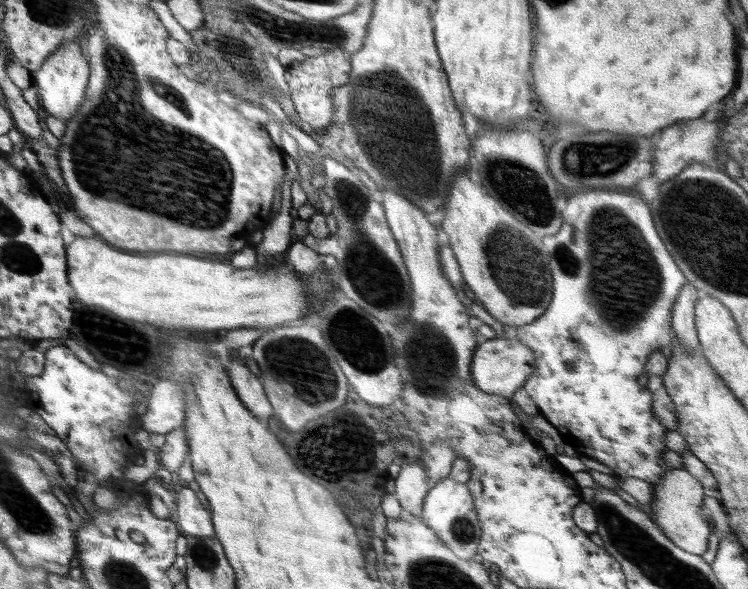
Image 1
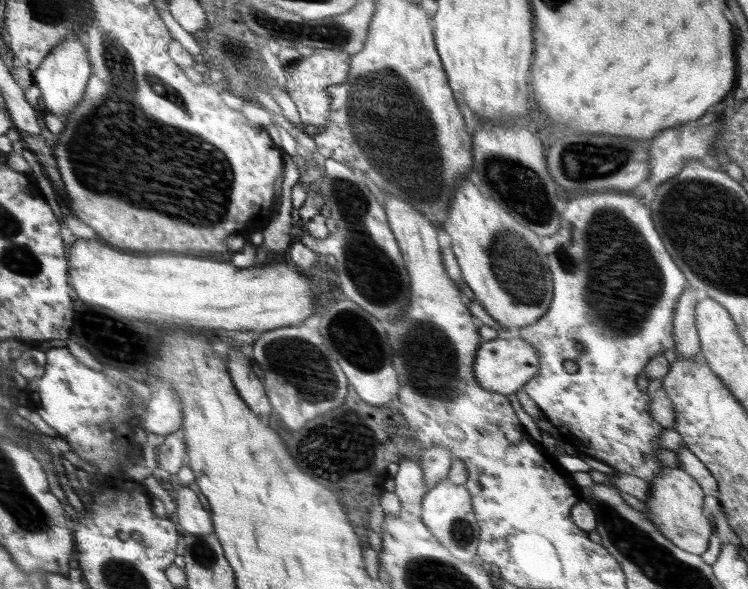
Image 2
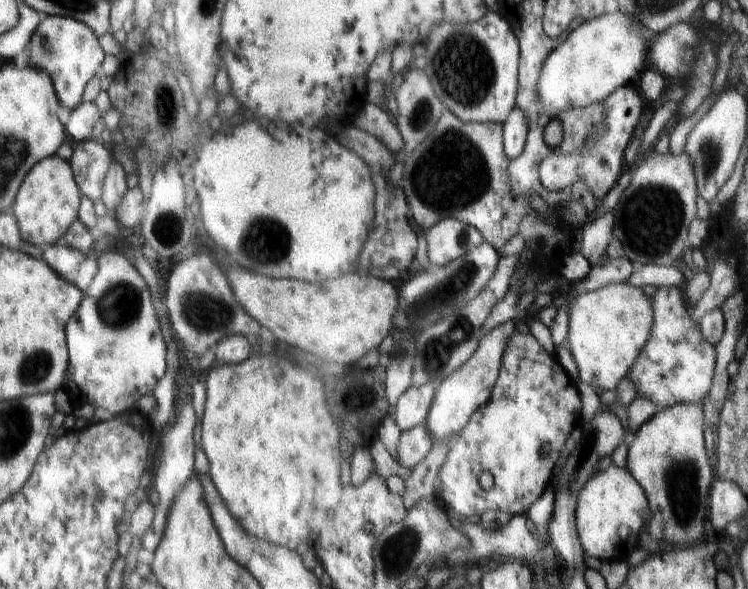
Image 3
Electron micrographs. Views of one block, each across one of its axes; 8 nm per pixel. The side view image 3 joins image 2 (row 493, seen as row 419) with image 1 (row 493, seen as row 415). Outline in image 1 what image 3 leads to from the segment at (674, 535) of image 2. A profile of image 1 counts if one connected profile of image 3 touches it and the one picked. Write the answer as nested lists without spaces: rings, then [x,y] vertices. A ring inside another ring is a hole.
[[[671,469],[654,484],[654,500],[646,508],[652,521],[676,546],[686,552],[702,556],[708,550],[708,536],[714,532],[713,523],[702,514],[702,483],[686,469]]]

